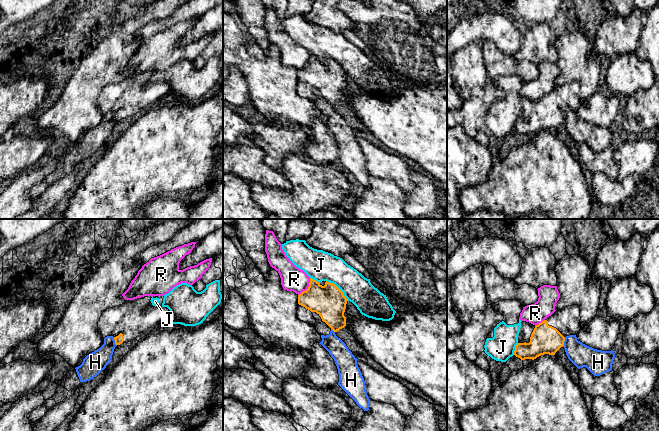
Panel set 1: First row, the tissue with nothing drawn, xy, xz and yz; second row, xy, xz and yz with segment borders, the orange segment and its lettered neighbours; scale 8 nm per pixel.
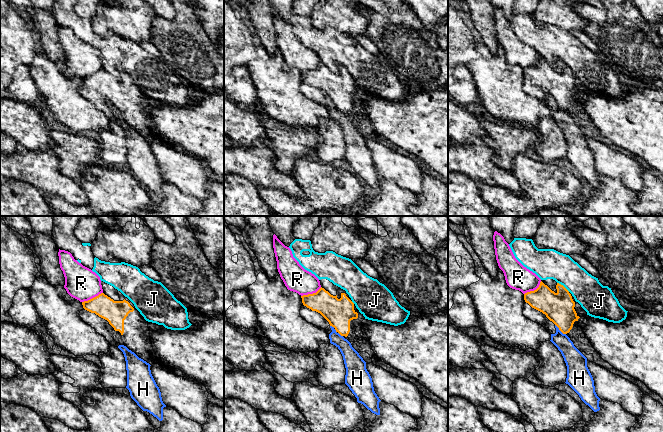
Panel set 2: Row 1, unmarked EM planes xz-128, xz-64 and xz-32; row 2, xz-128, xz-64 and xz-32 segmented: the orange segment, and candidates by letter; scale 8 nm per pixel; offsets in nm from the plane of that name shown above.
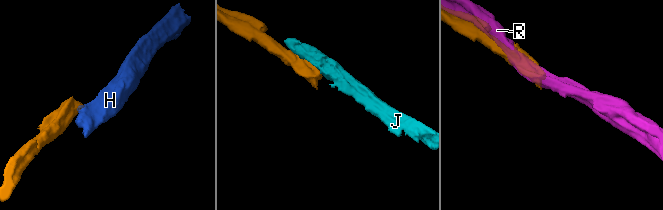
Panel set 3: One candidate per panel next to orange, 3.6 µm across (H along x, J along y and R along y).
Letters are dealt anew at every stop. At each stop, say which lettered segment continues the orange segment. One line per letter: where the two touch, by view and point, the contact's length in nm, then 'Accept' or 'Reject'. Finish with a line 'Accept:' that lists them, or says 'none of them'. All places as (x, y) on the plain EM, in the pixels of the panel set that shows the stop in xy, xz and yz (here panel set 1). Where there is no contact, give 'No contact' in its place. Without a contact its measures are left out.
H: Touches orange at yz (563, 118). Shared border 80 nm. Reject
J: Touches orange at xz (338, 64). Shared border 240 nm. Reject
R: Touches orange at xz (308, 64). Shared border 170 nm. Reject
Accept: none of them

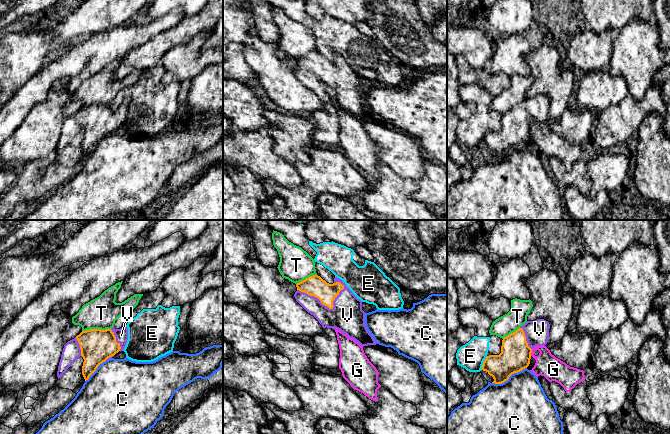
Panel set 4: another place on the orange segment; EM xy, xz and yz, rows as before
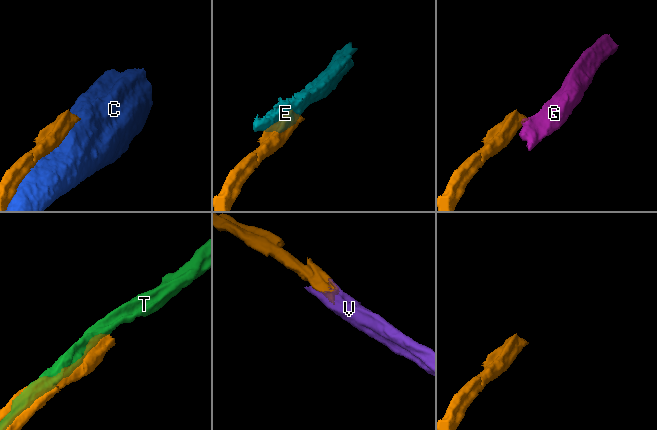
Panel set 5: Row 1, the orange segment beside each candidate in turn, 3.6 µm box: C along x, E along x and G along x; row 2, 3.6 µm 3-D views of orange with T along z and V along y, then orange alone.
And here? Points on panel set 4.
C: Touches orange at yz (509, 152). Shared border 300 nm. Reject
E: Touches orange at yz (483, 139). Shared border 130 nm. Reject
G: Touches orange at yz (531, 128). Shared border 60 nm. Reject
T: Touches orange at xy (96, 105). Shared border 240 nm. Reject
V: Touches orange at xz (325, 81). Shared border 380 nm. Accept
Accept: V

